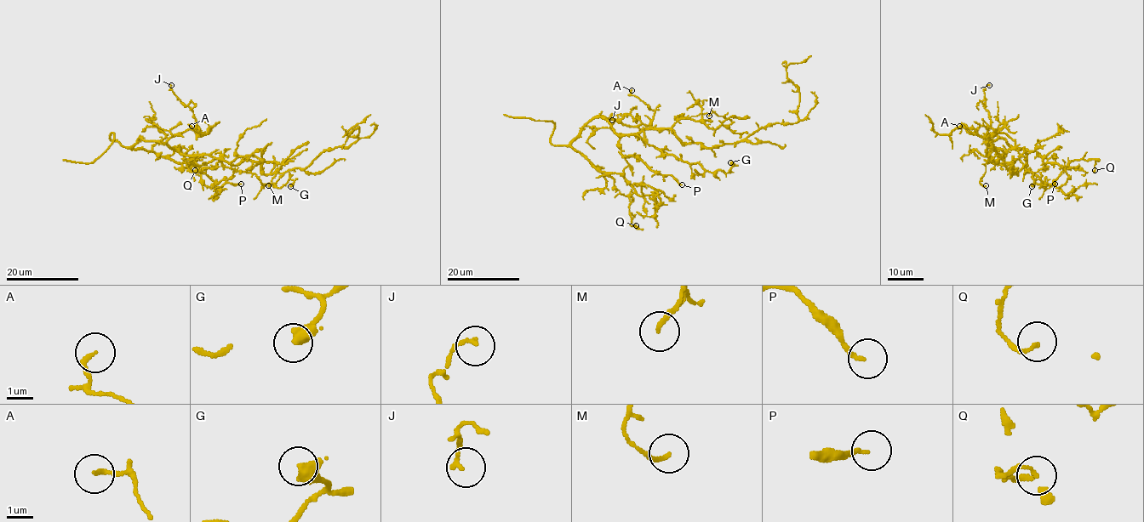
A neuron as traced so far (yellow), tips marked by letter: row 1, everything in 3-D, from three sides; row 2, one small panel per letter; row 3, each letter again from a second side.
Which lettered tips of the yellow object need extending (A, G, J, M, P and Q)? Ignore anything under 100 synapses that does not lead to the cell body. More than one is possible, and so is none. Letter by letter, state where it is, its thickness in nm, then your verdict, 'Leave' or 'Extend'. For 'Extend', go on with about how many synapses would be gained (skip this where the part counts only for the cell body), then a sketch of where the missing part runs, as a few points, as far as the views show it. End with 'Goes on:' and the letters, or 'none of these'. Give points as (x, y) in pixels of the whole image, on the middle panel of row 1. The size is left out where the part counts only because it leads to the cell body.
A: Place: (632, 90). Thickness 180 nm. Leave
G: Place: (730, 162). Thickness 500 nm. Leave
J: Place: (612, 120). Thickness 140 nm. Leave
M: Place: (709, 116). Thickness 170 nm. Leave
P: Place: (682, 184). Thickness 160 nm. Leave
Q: Place: (636, 225). Thickness 140 nm. Leave
Goes on: none of these

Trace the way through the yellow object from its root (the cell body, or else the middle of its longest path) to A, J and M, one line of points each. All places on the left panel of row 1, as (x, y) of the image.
A: (208, 156), (180, 154), (166, 142), (189, 129), (205, 135), (214, 126), (206, 134), (196, 131), (191, 126)
J: (208, 156), (180, 154), (166, 142), (189, 129), (200, 136), (193, 111), (174, 93), (171, 85)
M: (208, 156), (222, 157), (228, 162), (243, 156), (254, 156), (280, 164), (285, 159), (268, 185)

